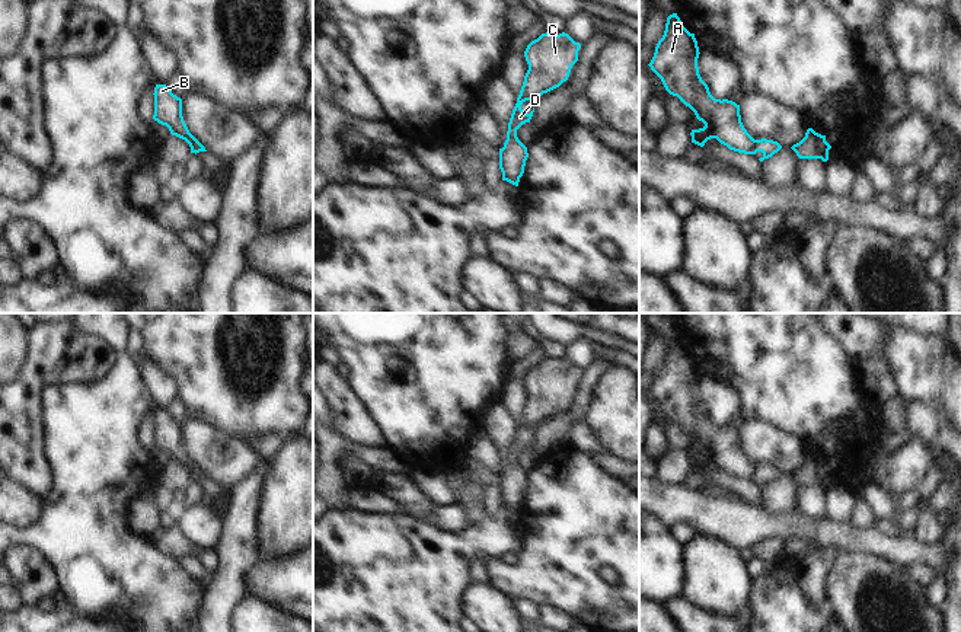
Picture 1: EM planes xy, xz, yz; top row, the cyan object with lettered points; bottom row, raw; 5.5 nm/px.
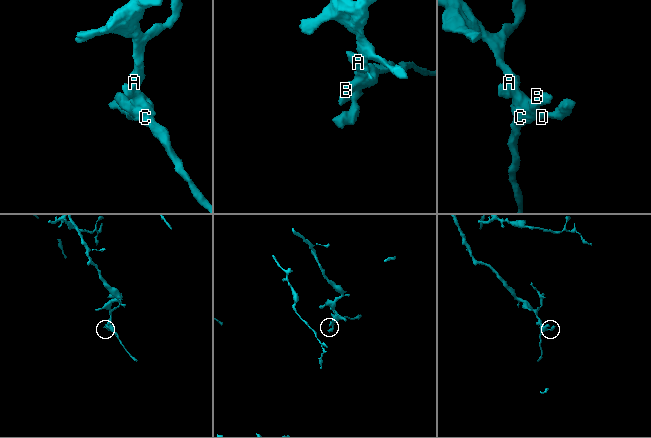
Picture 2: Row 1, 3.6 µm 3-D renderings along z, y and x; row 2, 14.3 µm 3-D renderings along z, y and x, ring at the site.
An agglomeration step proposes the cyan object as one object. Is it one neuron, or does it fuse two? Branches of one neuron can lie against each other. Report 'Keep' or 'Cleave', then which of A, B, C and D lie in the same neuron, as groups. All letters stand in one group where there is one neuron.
Cleave. Groups: A B C / D.

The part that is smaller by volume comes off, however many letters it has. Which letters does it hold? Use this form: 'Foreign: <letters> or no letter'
Foreign: D

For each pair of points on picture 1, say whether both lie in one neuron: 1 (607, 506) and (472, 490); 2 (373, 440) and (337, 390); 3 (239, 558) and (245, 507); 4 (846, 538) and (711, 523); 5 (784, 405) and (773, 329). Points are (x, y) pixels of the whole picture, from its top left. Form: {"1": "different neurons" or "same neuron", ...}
{"1": "different neurons", "2": "same neuron", "3": "same neuron", "4": "same neuron", "5": "same neuron"}

